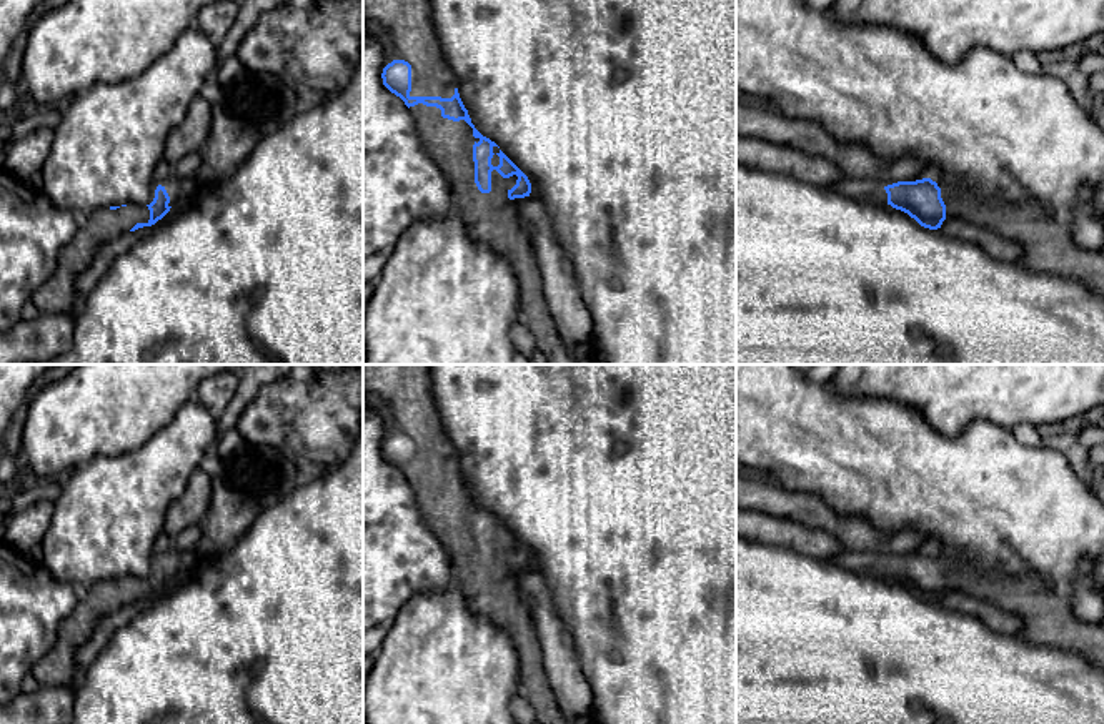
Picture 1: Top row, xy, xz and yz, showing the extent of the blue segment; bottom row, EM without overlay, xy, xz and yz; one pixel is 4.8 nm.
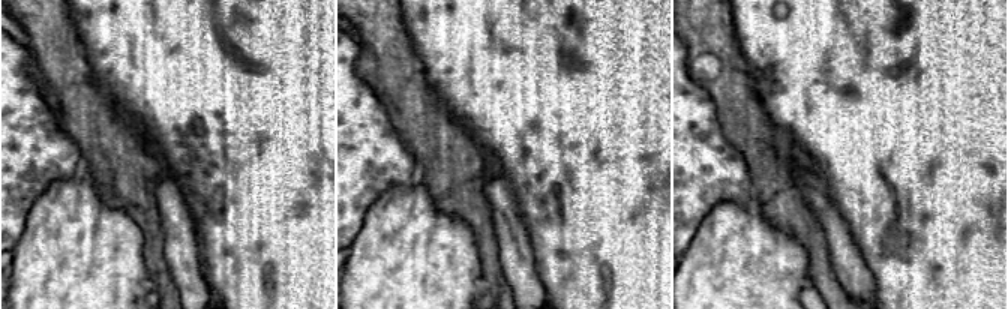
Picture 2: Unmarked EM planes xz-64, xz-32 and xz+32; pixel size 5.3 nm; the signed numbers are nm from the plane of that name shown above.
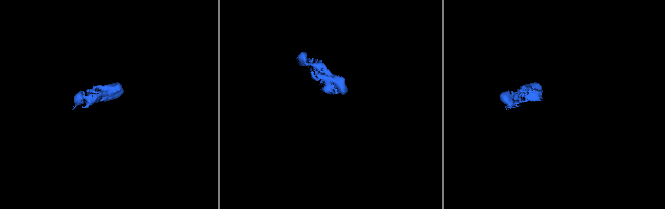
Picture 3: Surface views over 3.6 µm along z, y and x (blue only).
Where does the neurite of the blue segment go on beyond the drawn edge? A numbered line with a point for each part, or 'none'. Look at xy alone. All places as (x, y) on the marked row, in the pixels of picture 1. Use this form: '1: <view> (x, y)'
1: xy (59, 295)

